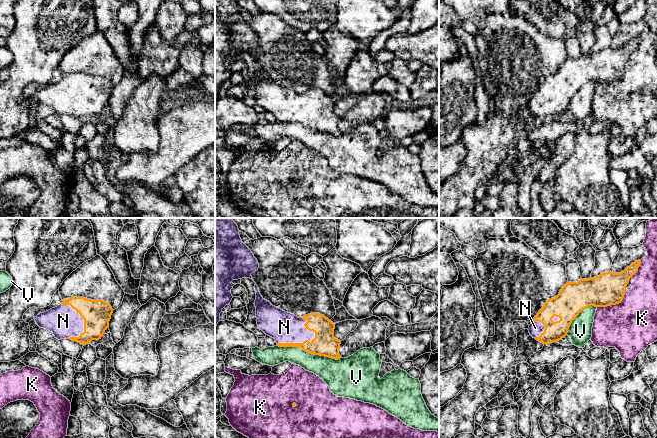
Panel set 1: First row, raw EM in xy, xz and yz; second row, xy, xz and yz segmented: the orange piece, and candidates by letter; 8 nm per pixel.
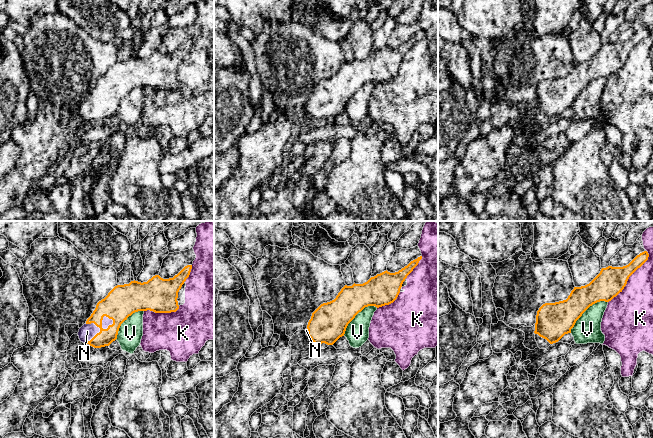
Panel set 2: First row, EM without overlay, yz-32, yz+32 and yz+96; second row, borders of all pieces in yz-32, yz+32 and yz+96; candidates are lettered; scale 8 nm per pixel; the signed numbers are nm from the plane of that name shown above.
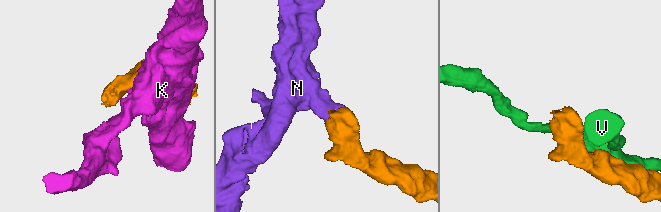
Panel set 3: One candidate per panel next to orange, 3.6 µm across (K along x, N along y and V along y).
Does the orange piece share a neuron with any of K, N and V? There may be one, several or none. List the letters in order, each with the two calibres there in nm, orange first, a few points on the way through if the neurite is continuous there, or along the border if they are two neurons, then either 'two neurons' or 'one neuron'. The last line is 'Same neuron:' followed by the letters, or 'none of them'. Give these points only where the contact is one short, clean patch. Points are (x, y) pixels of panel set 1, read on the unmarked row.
K: calibres 260 and 420 nm; two neurons
N: calibres 190 and 240 nm; way xz (325, 120), (298, 119), (284, 103); one neuron
V: calibres 190 and 220 nm; two neurons
Same neuron: N

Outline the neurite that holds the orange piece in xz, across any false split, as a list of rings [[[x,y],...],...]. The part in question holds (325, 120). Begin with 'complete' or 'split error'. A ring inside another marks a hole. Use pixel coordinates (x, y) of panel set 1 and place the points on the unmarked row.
split error; [[[255,59],[257,101],[266,111],[275,115],[279,123],[299,123],[314,131],[340,135],[339,124],[341,117],[334,113],[335,100],[320,89],[310,89],[303,93],[285,88],[265,76]]]

